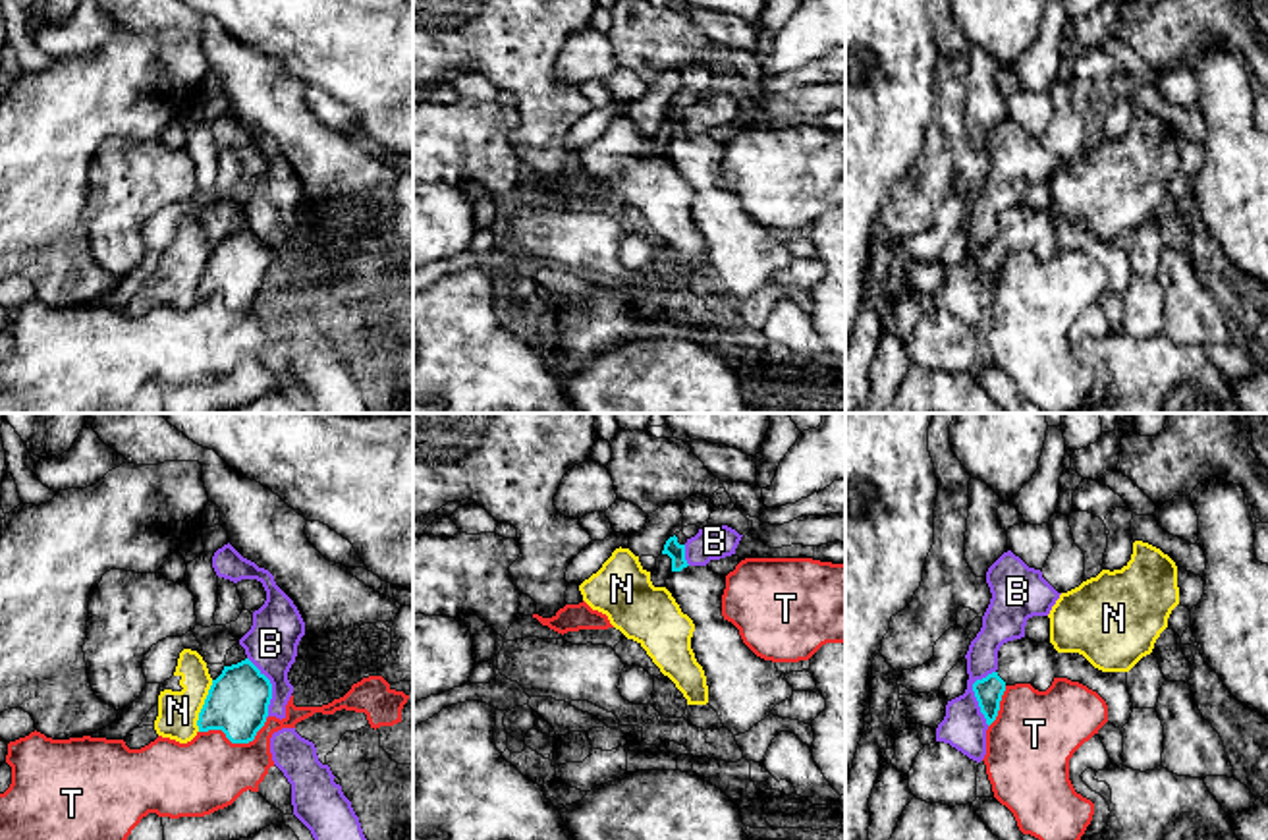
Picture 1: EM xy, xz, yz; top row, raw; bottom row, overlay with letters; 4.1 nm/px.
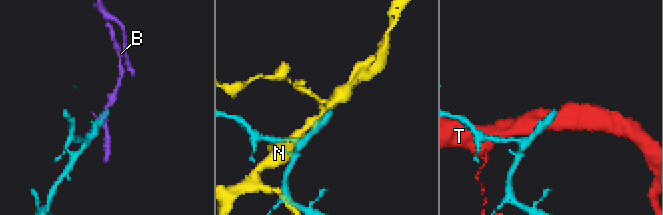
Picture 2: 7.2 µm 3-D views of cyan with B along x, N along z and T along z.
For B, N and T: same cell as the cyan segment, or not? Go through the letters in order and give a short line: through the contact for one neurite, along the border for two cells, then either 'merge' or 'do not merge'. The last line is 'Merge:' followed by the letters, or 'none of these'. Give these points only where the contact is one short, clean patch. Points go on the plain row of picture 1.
B: do not merge
N: do not merge
T: do not merge
Merge: none of these

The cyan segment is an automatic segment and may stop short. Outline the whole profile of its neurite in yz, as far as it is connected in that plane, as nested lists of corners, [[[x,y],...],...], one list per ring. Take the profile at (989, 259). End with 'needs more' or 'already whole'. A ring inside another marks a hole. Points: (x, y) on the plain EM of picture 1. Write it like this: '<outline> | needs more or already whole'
[[[1029,205],[1007,209],[998,218],[998,238],[973,251],[980,280],[990,294],[1000,278],[1007,253],[1031,251],[1046,259],[1056,245],[1079,249],[1096,259],[1108,272],[1108,290],[1123,295],[1133,280],[1127,239],[1102,239],[1079,220],[1058,220],[1050,209]]] | needs more

